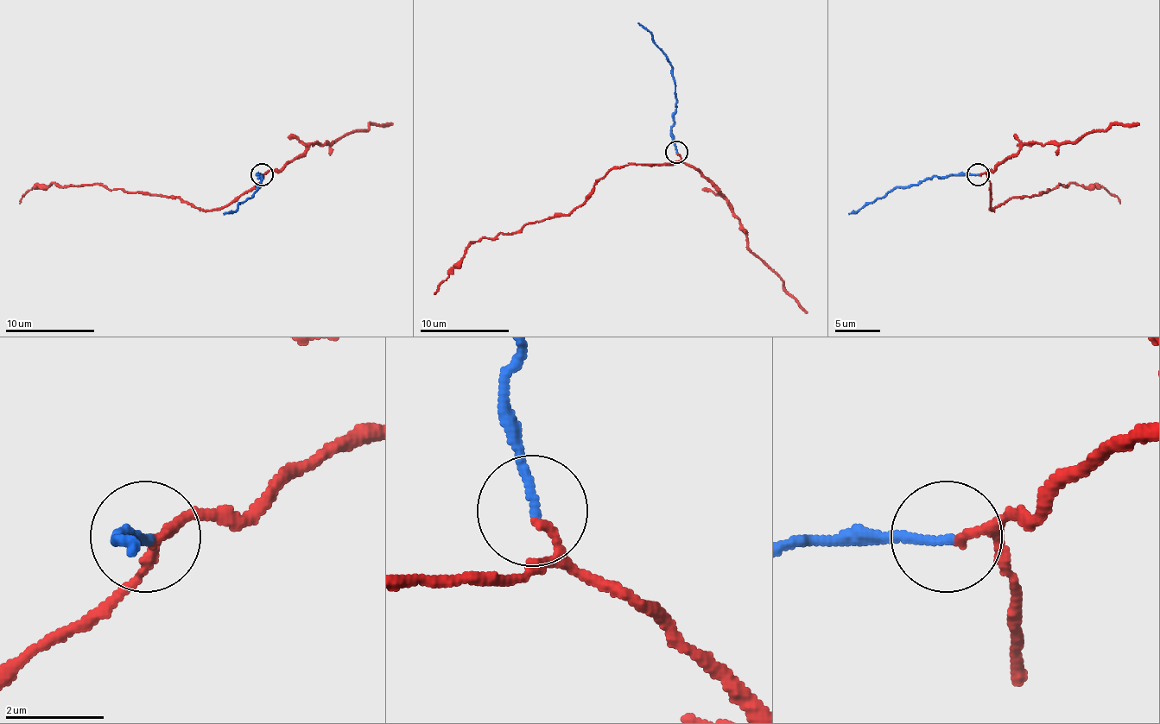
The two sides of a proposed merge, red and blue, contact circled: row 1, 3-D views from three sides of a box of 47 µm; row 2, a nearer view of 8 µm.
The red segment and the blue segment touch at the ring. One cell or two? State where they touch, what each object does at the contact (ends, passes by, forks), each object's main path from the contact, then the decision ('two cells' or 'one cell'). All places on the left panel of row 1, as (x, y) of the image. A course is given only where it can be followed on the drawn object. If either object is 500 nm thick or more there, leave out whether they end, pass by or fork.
place (262, 174); red passes by; blue ends; course red (262, 173), (253, 187), (217, 210), (101, 185), (56, 182), (34, 187), (20, 203); course blue (262, 173), (257, 176), (260, 176), (260, 185), (237, 207), (224, 214); one cell

